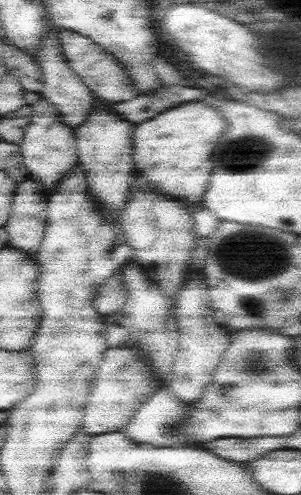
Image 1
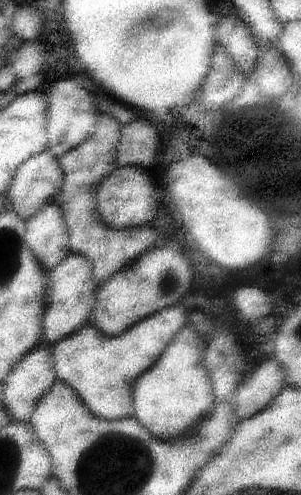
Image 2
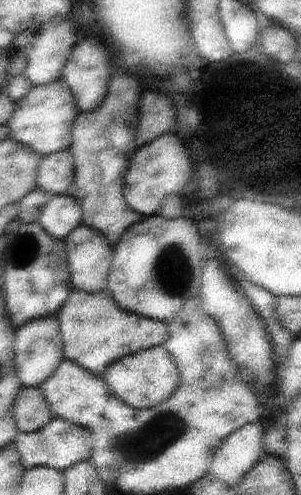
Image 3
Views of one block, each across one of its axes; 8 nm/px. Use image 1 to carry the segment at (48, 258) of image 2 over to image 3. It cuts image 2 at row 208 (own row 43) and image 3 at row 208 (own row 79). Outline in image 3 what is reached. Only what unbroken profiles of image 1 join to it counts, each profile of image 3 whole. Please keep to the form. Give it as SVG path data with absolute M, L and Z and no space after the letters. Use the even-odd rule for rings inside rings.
M53 196L45 206L39 222L47 234L57 240L67 240L77 228L83 226L83 206L73 196Z

